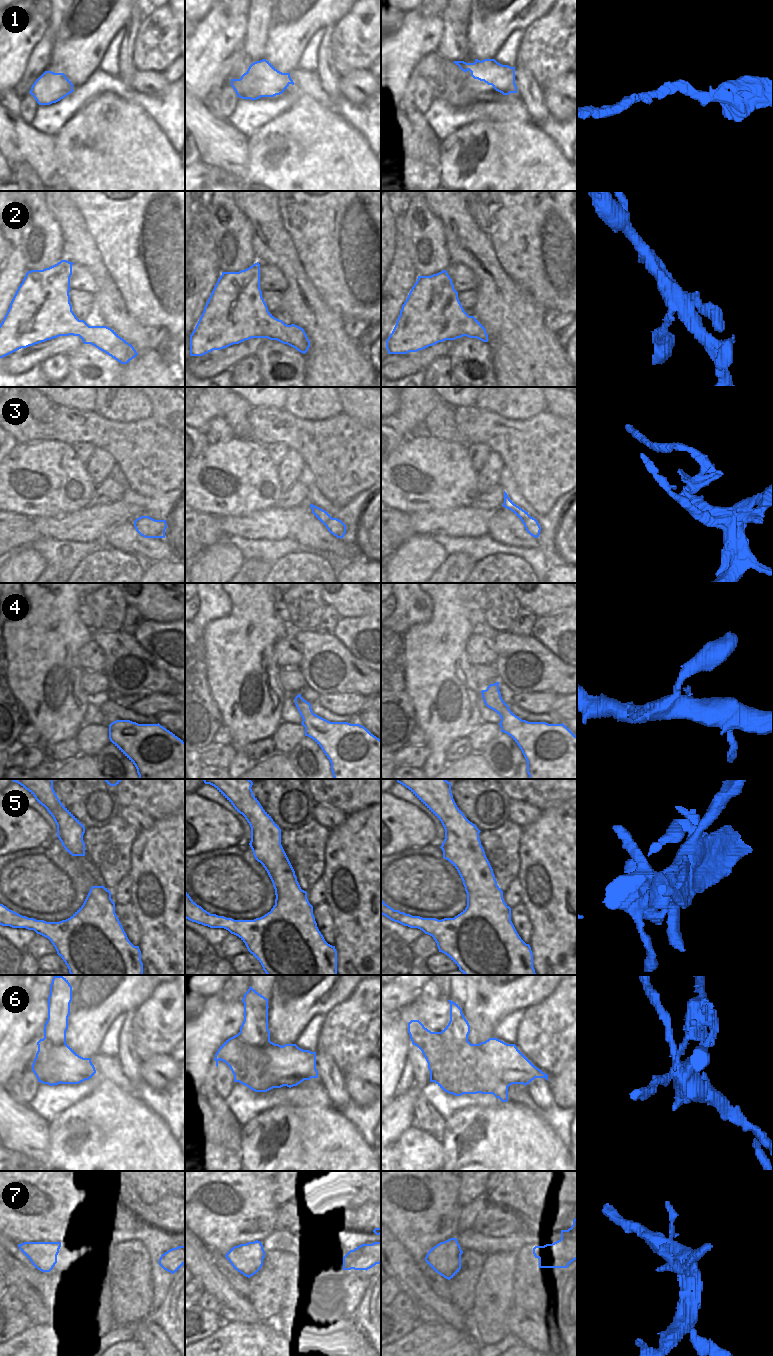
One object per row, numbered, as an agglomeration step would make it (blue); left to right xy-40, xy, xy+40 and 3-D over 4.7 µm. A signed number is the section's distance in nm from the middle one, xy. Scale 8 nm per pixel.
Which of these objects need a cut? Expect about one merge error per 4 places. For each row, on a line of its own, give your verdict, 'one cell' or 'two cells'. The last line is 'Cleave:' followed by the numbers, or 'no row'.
1: one cell
2: one cell
3: two cells
4: one cell
5: one cell
6: two cells
7: one cell
Cleave: 3, 6

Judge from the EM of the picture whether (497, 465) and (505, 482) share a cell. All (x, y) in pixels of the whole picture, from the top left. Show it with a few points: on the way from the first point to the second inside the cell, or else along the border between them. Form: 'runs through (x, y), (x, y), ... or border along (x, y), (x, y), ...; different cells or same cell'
border along (503, 467), (497, 483); different cells

